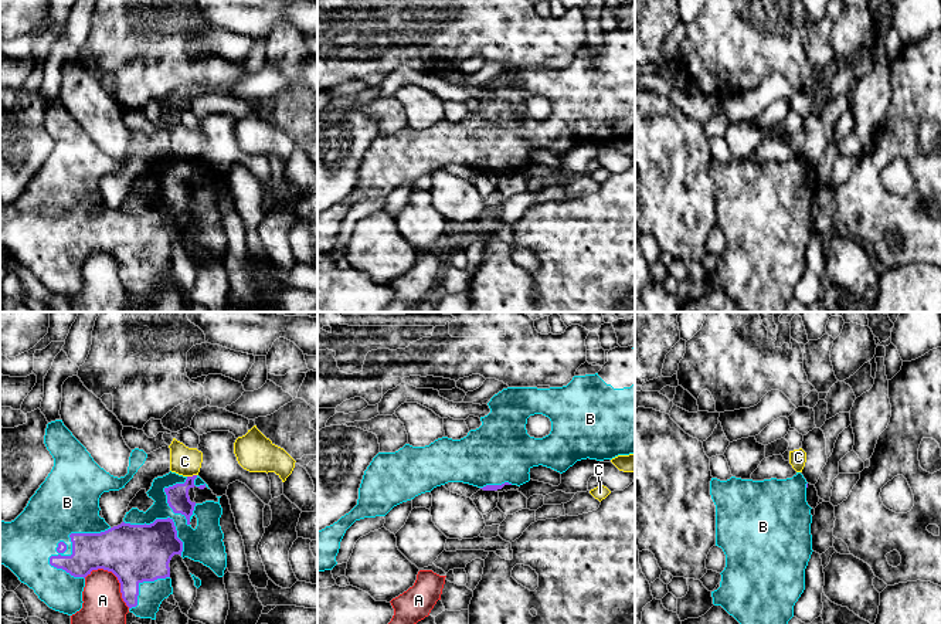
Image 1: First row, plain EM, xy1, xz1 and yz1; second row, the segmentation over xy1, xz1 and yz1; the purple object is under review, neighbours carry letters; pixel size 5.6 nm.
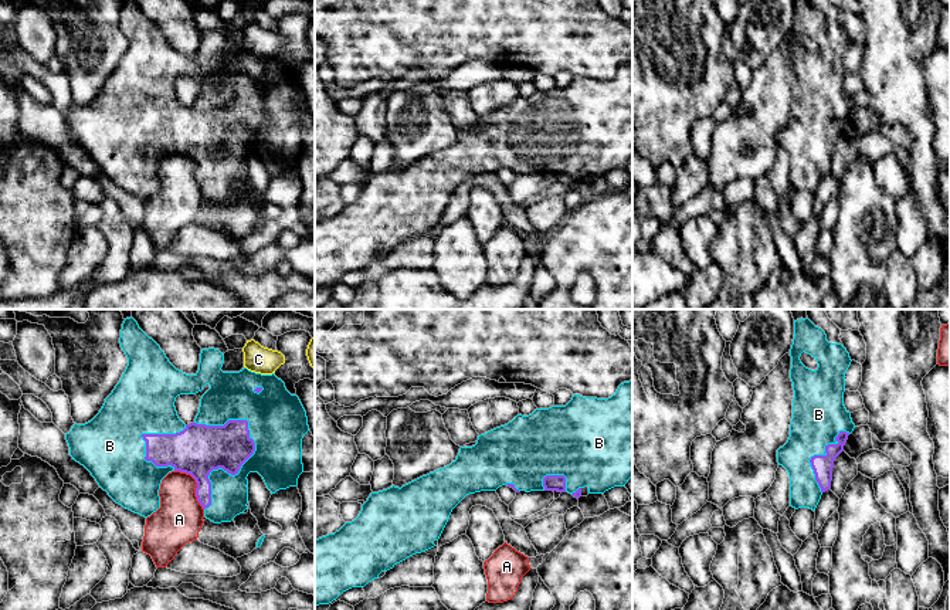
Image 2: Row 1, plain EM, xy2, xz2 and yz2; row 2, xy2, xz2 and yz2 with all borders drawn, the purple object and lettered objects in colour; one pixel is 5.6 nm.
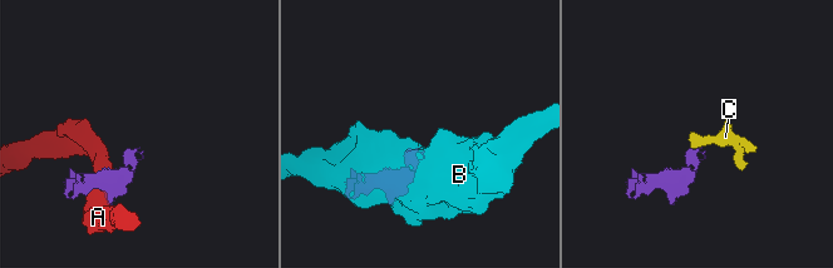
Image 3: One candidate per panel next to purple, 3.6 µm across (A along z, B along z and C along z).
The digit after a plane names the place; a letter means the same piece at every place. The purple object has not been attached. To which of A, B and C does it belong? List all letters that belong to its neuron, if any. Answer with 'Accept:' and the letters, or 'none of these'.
Accept: B

